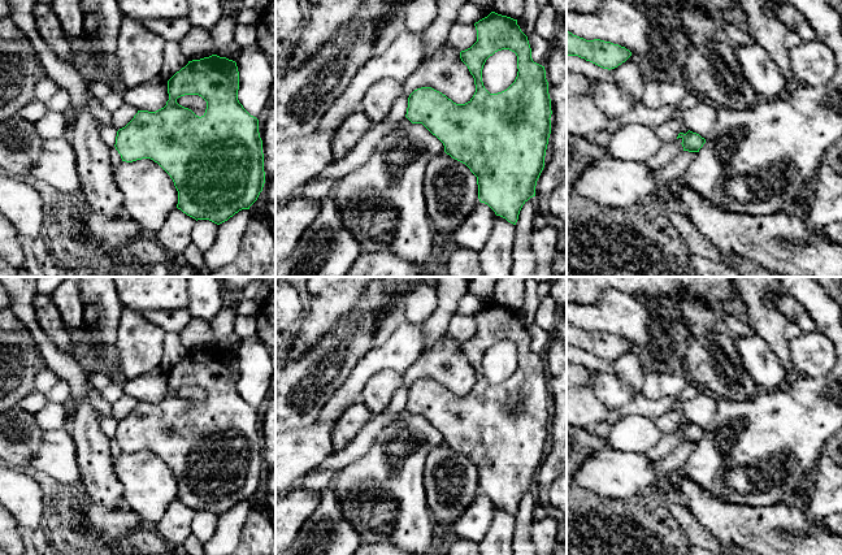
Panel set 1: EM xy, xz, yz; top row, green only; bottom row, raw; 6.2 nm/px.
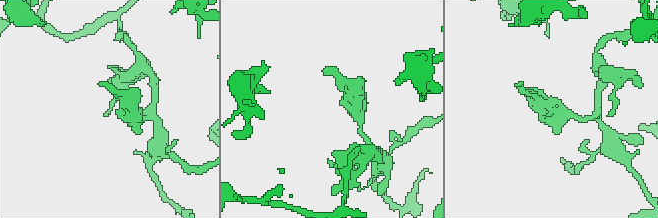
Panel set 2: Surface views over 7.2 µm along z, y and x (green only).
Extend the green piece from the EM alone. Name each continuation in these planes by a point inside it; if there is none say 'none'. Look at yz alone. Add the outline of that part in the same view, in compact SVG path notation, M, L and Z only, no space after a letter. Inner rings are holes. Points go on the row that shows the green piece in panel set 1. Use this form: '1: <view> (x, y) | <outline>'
none

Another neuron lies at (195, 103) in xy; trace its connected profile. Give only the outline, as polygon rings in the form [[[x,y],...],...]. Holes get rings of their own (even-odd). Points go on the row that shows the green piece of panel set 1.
[[[185,95],[177,99],[177,103],[191,109],[196,116],[201,117],[207,109],[207,101],[199,95]]]

